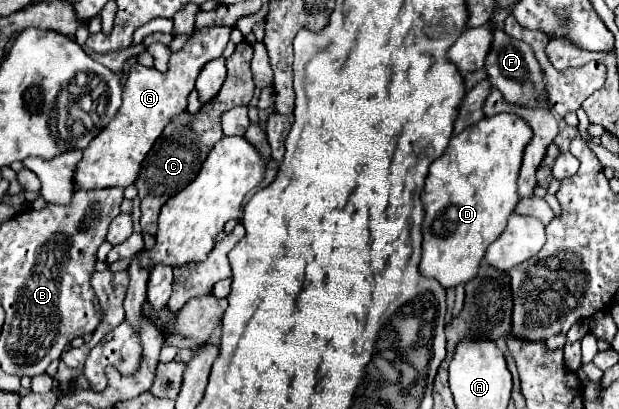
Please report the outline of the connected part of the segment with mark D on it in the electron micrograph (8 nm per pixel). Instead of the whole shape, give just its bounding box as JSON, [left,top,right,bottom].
[421,112,533,290]

